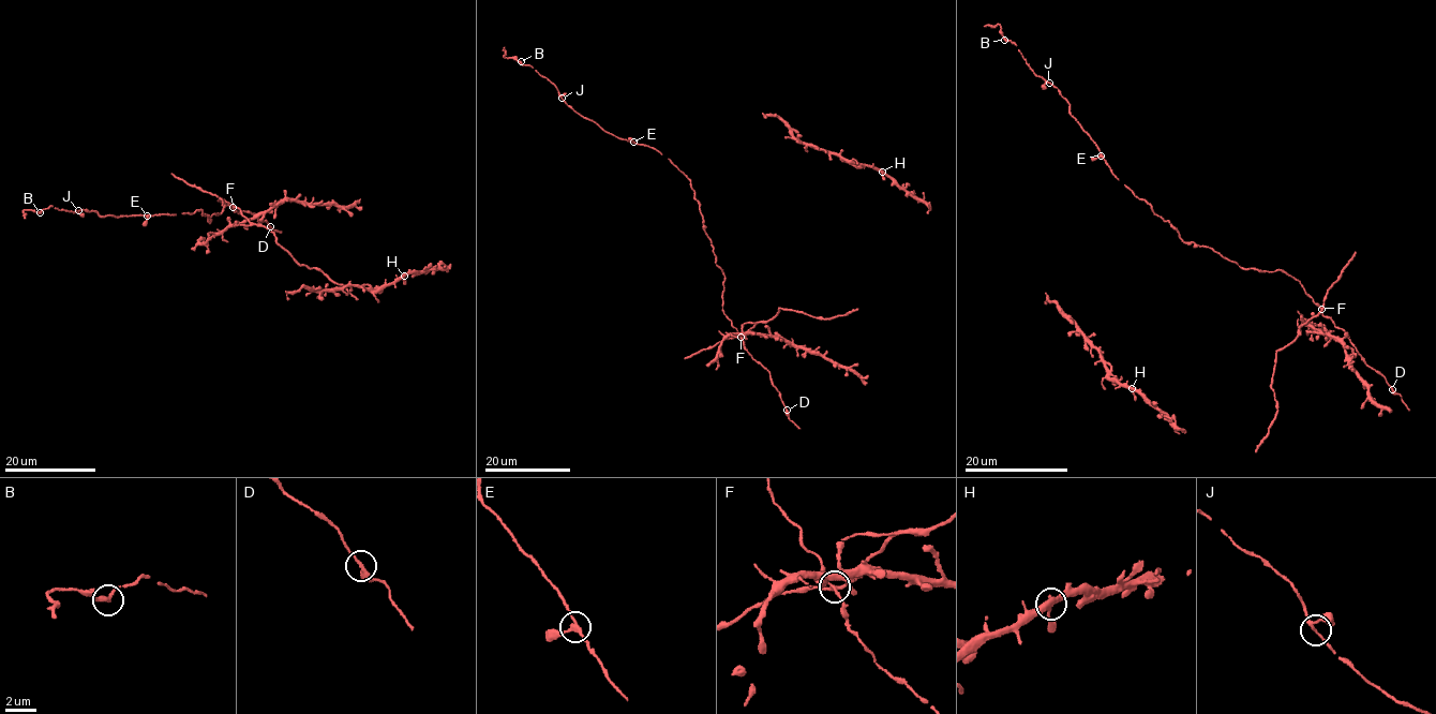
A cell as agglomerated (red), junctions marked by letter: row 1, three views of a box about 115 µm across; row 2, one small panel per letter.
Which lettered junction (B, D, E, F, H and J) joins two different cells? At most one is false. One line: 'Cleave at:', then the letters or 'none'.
Cleave at: F

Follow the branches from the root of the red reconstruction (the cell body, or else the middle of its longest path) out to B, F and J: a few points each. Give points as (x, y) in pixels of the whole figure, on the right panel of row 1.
B: (1176, 229), (1115, 175), (1097, 145), (1070, 114), (1066, 100), (1049, 82), (1037, 76), (1015, 44), (1004, 40)
F: (1176, 229), (1183, 241), (1211, 248), (1239, 266), (1286, 272), (1298, 280), (1321, 309)
J: (1176, 229), (1115, 175), (1097, 145), (1070, 114), (1066, 100), (1049, 82)

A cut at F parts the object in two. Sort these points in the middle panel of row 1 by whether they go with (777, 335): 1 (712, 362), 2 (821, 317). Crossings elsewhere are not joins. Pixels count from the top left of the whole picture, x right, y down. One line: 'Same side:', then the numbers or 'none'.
Same side: 1

